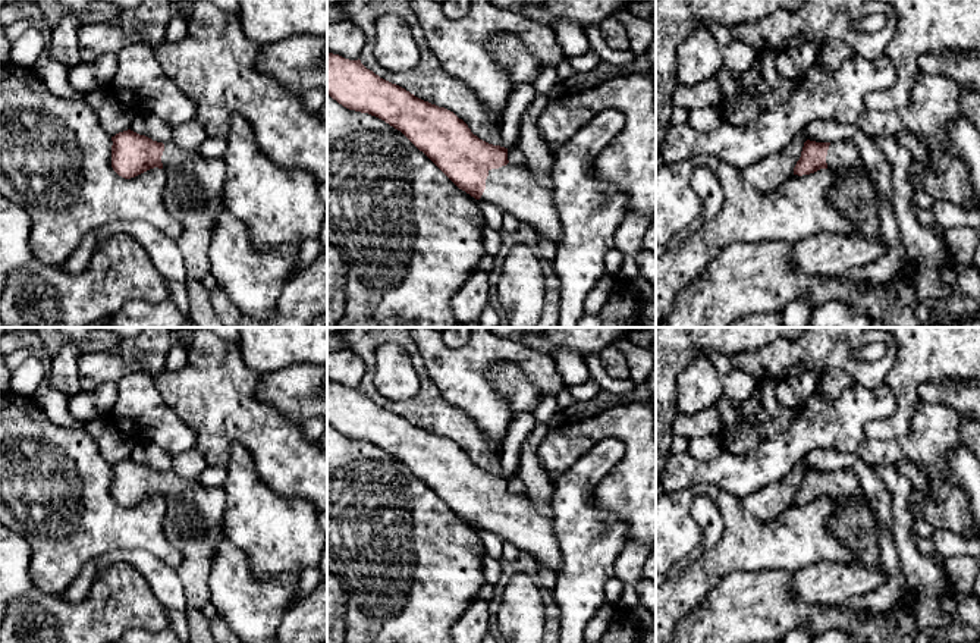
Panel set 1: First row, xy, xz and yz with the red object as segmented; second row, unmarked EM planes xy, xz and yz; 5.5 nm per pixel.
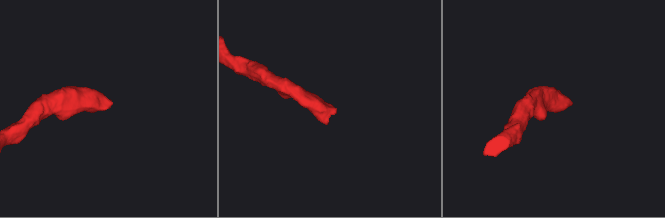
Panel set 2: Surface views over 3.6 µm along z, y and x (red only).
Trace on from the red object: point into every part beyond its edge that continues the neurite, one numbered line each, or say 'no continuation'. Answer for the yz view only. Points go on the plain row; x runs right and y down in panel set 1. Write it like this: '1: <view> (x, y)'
1: yz (854, 524)

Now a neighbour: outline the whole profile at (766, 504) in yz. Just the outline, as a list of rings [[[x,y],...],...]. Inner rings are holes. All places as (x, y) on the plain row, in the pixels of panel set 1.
[[[801,459],[780,482],[767,484],[741,498],[744,509],[757,521],[775,520],[794,504],[794,496],[801,486],[805,470],[805,461]]]

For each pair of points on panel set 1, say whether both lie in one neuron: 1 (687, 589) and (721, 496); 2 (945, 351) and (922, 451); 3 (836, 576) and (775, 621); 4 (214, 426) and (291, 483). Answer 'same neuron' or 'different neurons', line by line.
1: same neuron
2: different neurons
3: different neurons
4: same neuron

